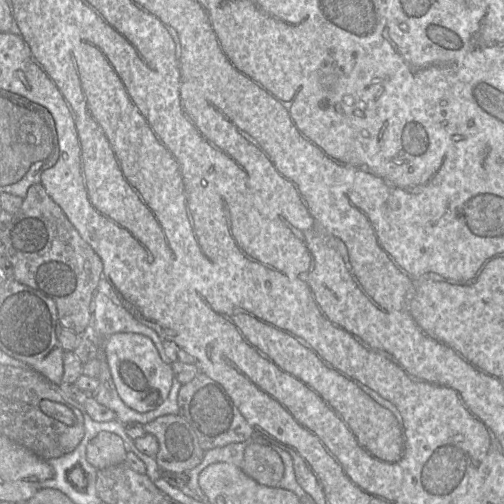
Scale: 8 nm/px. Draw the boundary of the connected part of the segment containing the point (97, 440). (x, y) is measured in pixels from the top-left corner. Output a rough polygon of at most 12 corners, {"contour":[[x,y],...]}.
{"contour":[[102,431],[86,447],[97,470],[124,463],[121,437]]}

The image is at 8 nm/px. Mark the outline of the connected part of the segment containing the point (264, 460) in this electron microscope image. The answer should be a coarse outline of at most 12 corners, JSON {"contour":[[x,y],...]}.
{"contour":[[246,447],[240,469],[277,487],[284,464],[271,448]]}

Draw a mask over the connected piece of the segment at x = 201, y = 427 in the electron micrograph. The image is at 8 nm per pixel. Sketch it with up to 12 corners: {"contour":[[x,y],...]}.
{"contour":[[204,373],[181,386],[178,415],[203,451],[244,442],[253,429]]}

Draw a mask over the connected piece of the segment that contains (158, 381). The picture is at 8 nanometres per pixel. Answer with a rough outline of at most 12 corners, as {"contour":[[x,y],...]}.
{"contour":[[113,334],[104,353],[117,392],[146,413],[167,399],[172,368],[149,337]]}

